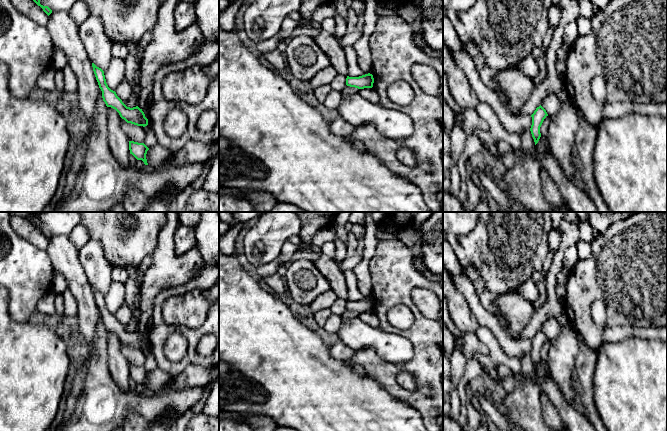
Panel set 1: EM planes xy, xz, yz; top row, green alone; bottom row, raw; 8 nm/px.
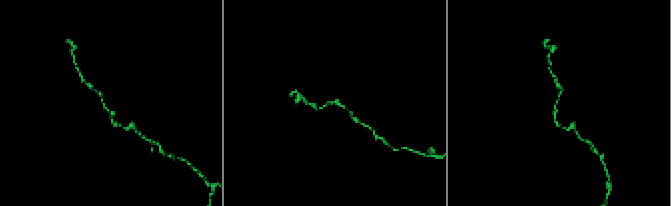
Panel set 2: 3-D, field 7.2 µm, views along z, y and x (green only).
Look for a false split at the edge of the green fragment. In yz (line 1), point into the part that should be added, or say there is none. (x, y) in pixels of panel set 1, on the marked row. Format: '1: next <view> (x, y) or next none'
1: next none

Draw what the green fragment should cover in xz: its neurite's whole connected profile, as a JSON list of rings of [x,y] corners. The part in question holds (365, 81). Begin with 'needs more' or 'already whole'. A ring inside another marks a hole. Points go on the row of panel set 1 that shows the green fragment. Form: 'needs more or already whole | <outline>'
already whole | [[[368,73],[359,77],[349,77],[346,78],[346,85],[350,87],[355,87],[358,89],[372,88],[374,83],[373,75]]]

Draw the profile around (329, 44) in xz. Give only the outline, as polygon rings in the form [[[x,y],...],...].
[[[322,30],[314,40],[321,50],[328,56],[331,65],[336,69],[337,73],[347,76],[347,61],[344,48],[341,46],[339,39],[333,34]]]

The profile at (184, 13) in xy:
[[[178,0],[175,10],[175,30],[177,32],[184,31],[197,21],[195,14],[195,5],[183,0]]]

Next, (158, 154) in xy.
[[[157,144],[147,151],[146,159],[148,166],[150,168],[155,168],[168,160],[172,154],[173,152],[171,152],[168,148]]]

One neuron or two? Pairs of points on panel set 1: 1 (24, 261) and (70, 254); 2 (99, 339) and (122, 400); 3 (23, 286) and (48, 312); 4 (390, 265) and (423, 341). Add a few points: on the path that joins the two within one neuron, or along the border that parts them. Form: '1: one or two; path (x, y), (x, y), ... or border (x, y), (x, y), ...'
1: two; border (45, 251), (54, 269)
2: one; path (99, 354), (99, 378), (107, 386)
3: two; border (51, 289), (37, 303), (36, 310)
4: one; path (393, 284), (415, 310), (420, 322)

